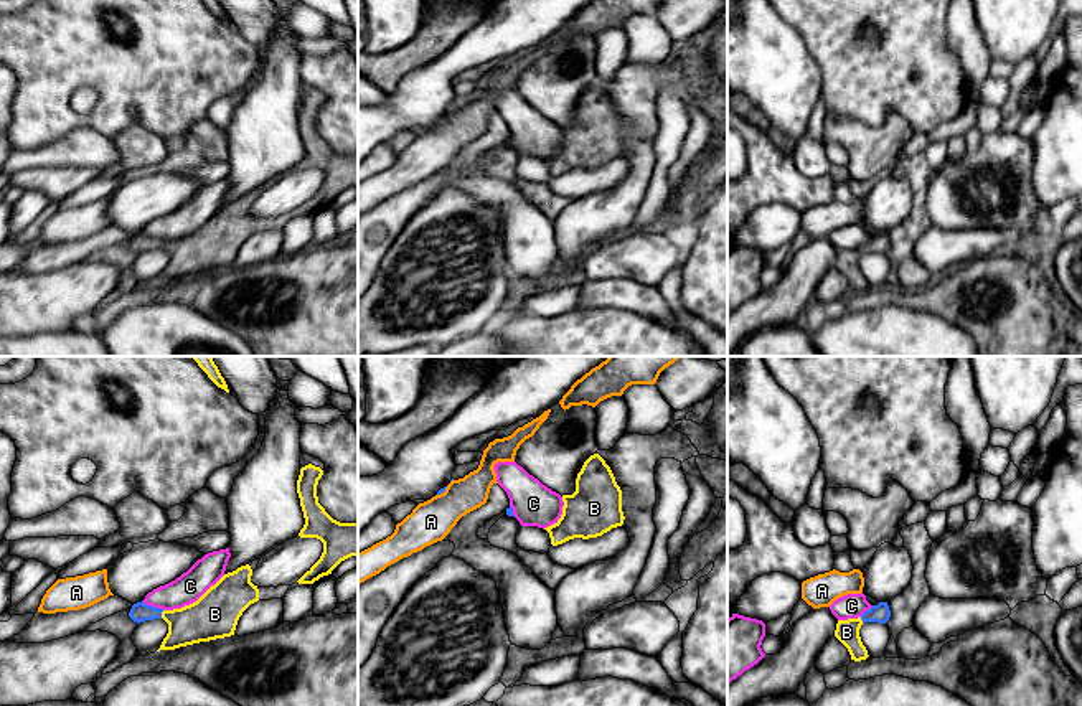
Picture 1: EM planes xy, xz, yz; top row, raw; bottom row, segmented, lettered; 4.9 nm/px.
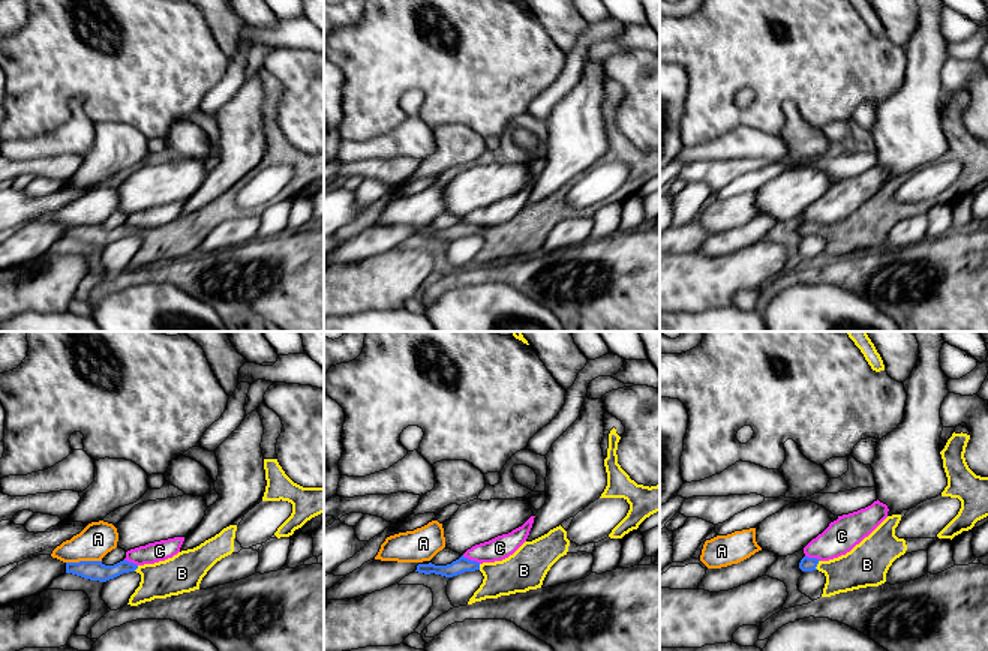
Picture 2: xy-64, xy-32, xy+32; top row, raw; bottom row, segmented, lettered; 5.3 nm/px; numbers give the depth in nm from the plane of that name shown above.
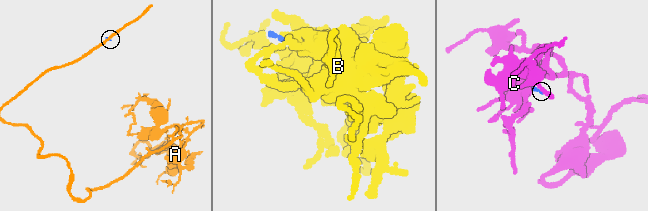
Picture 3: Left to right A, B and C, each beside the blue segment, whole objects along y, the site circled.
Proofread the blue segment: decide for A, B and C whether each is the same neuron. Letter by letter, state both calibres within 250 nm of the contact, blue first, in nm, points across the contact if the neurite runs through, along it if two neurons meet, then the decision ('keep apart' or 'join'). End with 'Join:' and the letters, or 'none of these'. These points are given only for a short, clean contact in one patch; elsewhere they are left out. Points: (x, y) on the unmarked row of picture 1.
A: 20 nm thick on the blue side, 200 nm on the other; border along xz (447, 117), (437, 126); keep apart
B: 90 nm thick on the blue side, 220 nm on the other; runs through xy (139, 243), (160, 244), (211, 246); join
C: 90 nm thick on the blue side, 150 nm on the other; border along xy (142, 231), (164, 240); keep apart
Join: B

